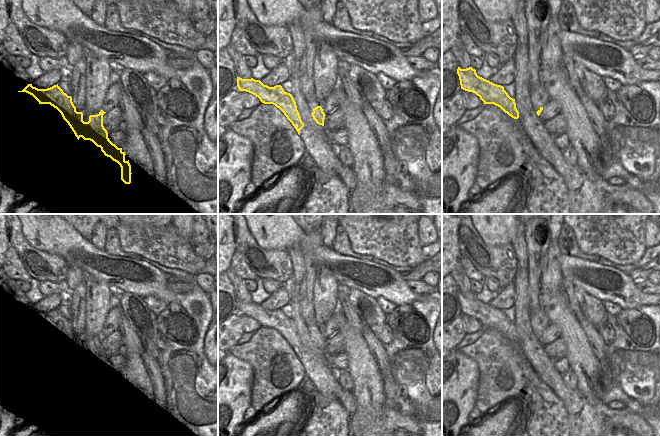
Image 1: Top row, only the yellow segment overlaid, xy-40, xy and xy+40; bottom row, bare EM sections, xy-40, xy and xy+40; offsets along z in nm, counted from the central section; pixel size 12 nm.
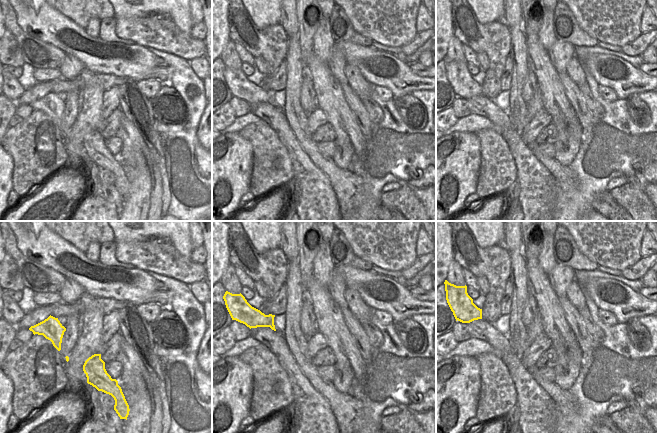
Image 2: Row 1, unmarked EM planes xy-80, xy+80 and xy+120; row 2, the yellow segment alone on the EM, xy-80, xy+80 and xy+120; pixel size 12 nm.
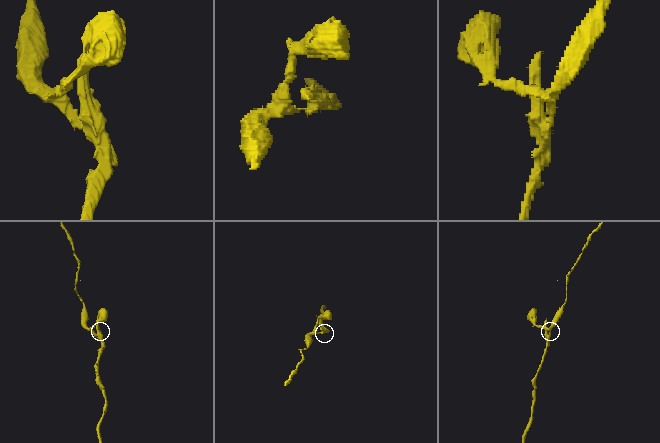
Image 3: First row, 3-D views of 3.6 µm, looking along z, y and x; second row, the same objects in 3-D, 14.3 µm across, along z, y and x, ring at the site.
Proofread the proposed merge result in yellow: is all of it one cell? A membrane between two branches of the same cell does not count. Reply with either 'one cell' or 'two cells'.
two cells

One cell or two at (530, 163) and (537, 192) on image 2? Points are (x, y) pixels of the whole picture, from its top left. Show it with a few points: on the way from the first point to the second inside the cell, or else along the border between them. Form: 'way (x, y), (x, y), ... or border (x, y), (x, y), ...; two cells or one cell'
way (530, 170), (535, 185); one cell

